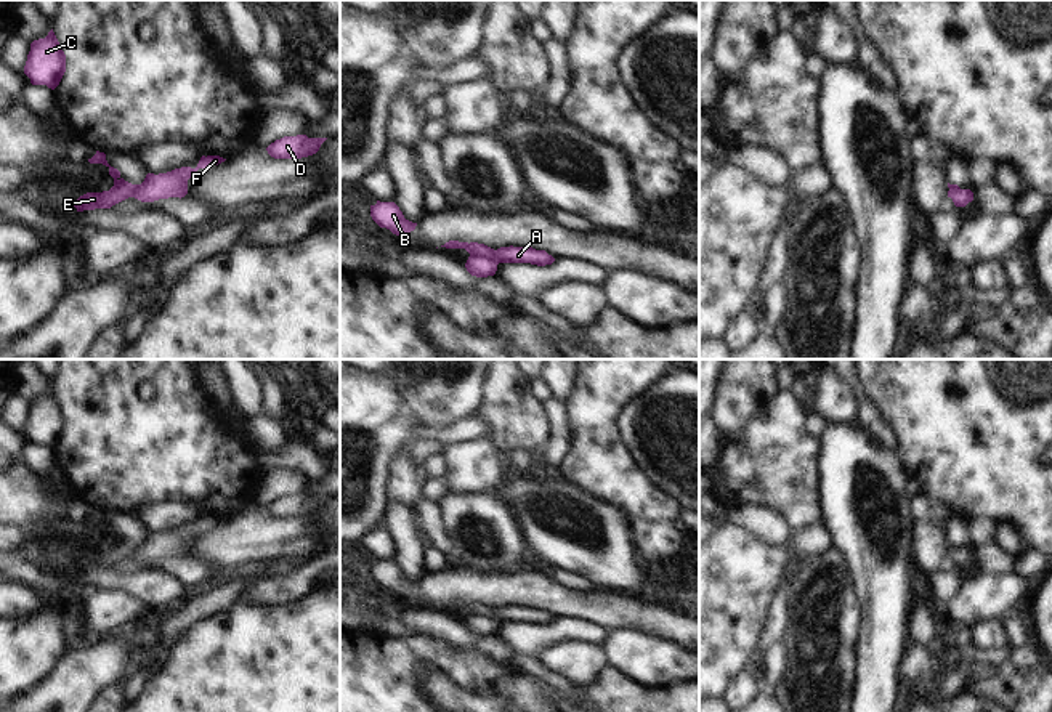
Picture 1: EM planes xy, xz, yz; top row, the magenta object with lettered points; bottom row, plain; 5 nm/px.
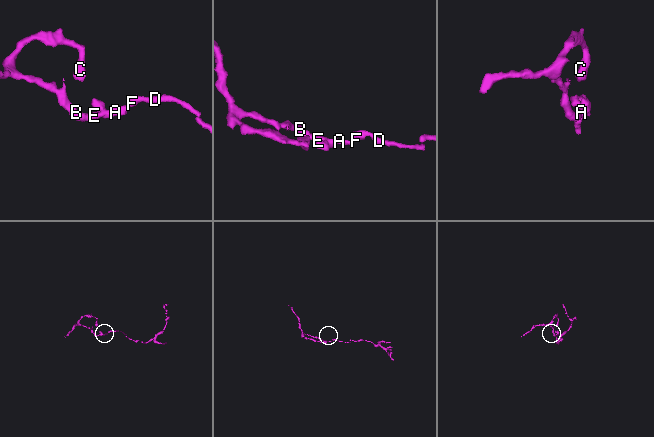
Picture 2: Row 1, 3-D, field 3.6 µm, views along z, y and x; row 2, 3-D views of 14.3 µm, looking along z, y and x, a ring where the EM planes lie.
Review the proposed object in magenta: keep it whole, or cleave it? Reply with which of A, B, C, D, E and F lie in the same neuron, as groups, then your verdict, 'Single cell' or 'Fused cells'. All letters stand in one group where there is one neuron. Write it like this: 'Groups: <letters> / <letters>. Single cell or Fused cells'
Groups: A D F / B C E. Fused cells.

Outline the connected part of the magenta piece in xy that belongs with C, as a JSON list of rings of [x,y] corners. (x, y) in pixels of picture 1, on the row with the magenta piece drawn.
[[[53,32],[34,40],[24,66],[24,74],[32,85],[47,85],[55,90],[66,72],[66,55]]]

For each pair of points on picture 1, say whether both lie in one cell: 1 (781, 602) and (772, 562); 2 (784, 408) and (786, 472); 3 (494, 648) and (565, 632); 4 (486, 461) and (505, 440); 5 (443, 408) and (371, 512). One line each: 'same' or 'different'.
1: different
2: same
3: different
4: different
5: different

